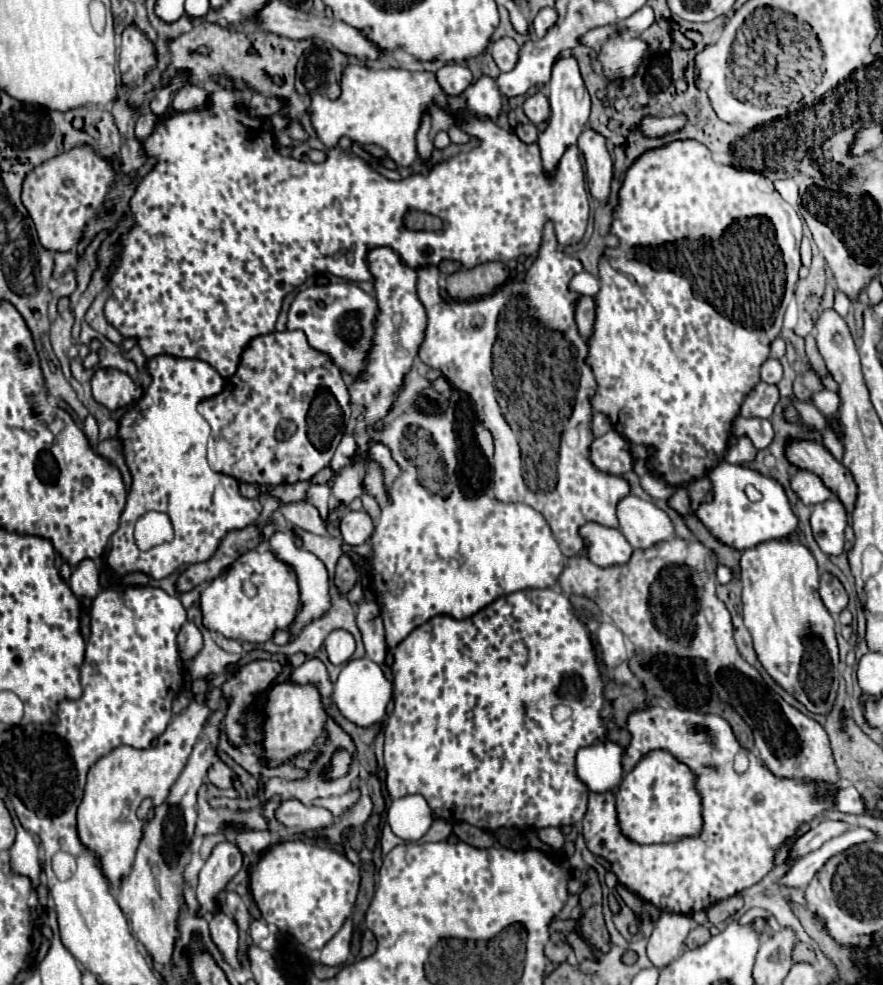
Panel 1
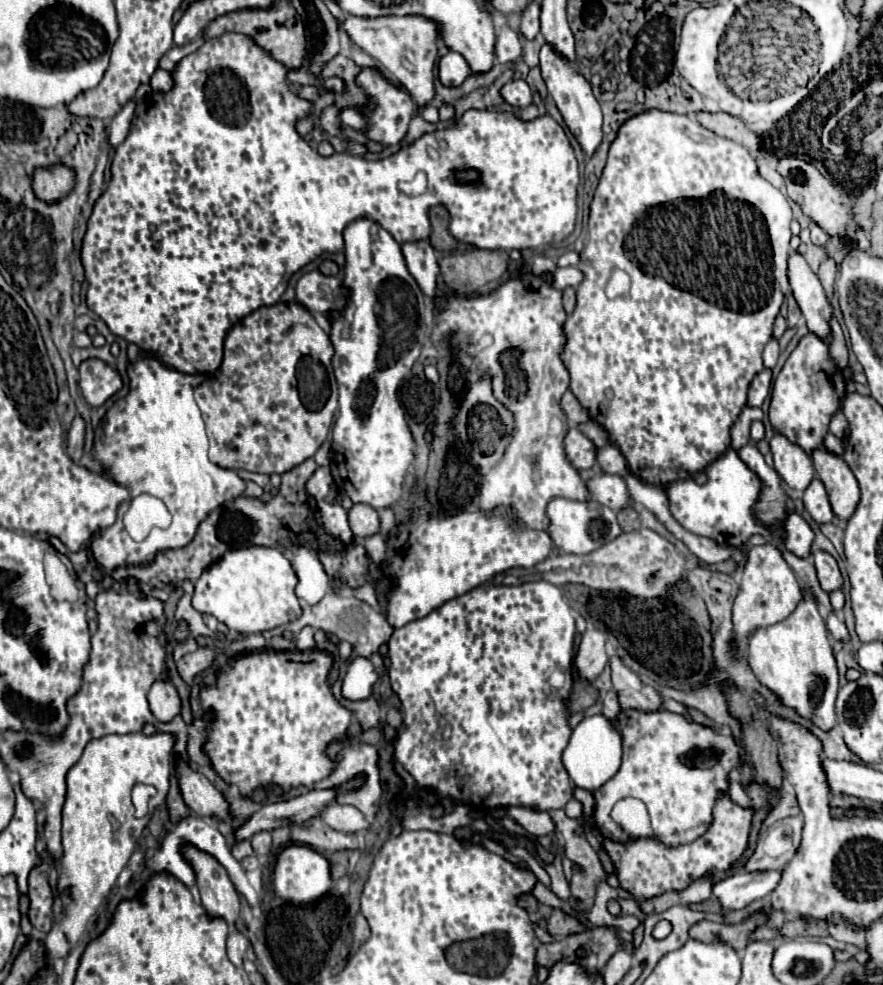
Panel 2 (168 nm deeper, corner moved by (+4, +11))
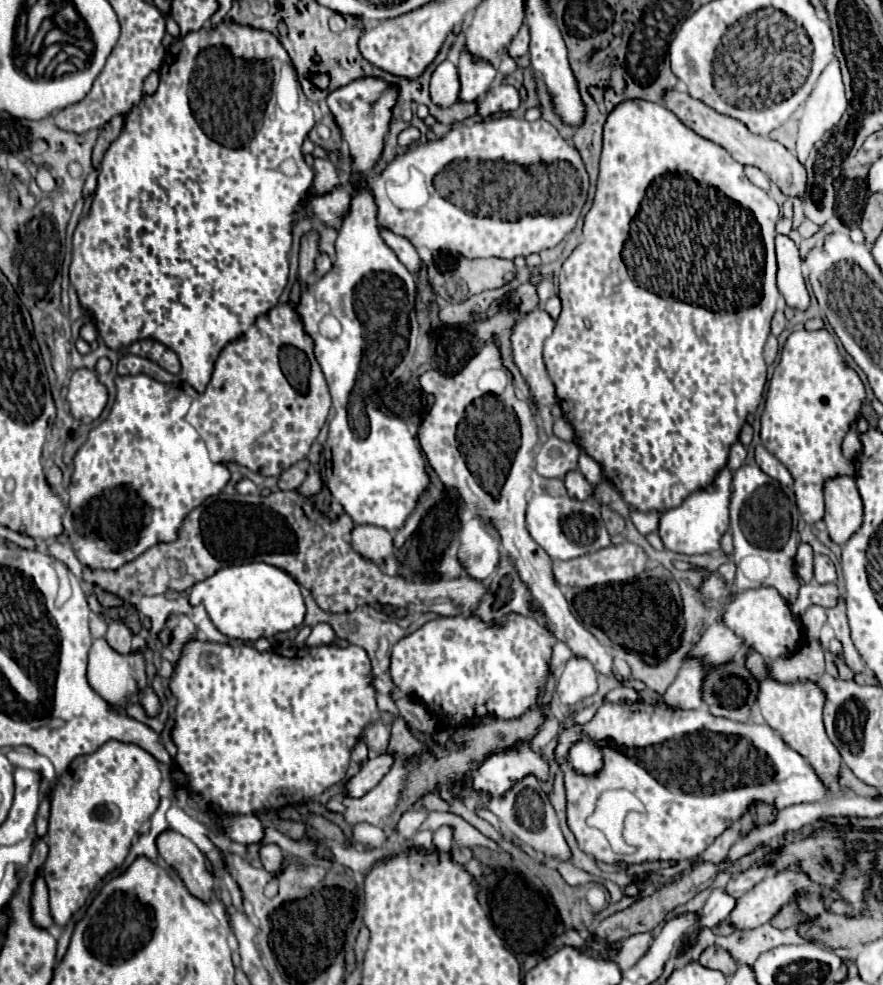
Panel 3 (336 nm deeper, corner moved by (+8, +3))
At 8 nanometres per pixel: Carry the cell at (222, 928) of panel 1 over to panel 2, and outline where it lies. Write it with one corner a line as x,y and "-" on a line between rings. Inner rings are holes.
184,848
184,856
194,866
202,906
210,918
222,918
228,926
234,926
240,916
240,896
226,876
226,870
212,856
196,848

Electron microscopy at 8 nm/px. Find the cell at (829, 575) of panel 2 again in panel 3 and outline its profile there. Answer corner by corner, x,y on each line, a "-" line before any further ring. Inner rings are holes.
818,554
814,558
814,580
820,584
828,584
836,580
836,568
830,562
830,558
824,554

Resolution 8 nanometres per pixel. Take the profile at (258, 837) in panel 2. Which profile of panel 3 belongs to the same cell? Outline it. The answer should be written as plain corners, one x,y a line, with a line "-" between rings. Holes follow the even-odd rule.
264,844
260,848
260,860
268,872
278,874
282,868
282,862
284,862
284,852
280,852
280,848
276,844

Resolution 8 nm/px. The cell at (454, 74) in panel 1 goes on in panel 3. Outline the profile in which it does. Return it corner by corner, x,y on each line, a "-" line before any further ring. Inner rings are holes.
444,60
430,78
430,98
440,108
450,108
458,100
460,82
458,82
458,70
452,62

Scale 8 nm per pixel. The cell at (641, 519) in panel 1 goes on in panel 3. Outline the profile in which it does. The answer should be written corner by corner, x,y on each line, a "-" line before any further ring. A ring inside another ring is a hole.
578,470
568,472
562,480
564,480
564,486
566,486
568,496
572,500
590,500
590,496
592,496
592,484

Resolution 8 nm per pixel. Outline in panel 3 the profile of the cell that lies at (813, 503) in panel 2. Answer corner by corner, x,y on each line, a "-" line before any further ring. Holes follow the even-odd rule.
826,328
796,330
788,336
780,354
780,362
767,385
760,438
764,448
772,452
790,470
794,478
796,504
808,524
814,524
824,516
824,484
840,474
856,474
854,464
842,456
840,446
844,434
856,424
864,400
866,390
860,376
842,358
834,336

